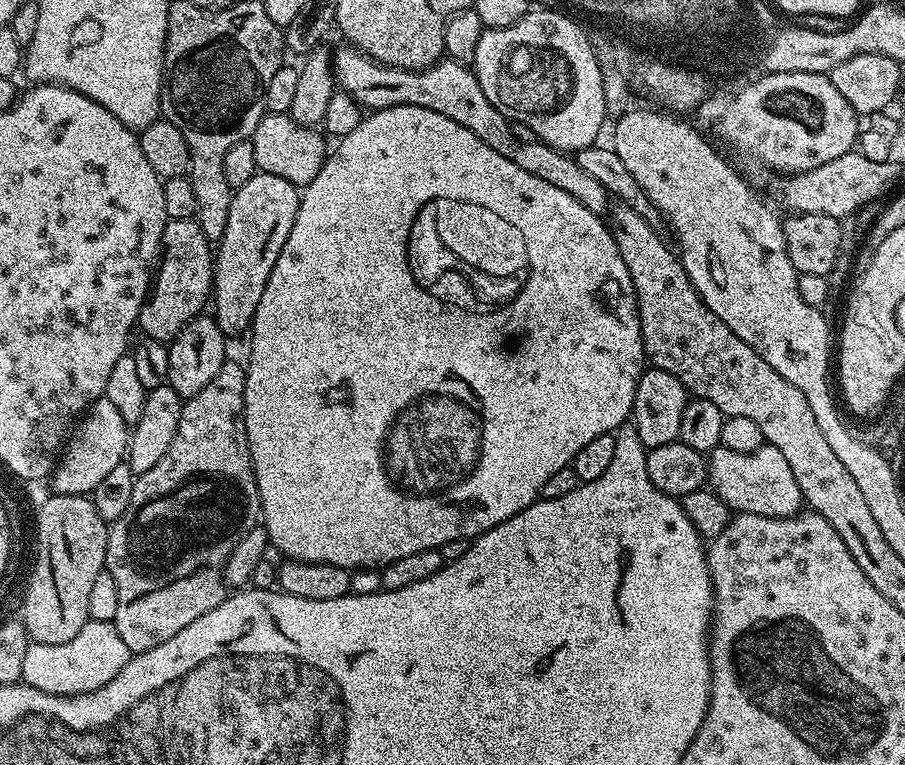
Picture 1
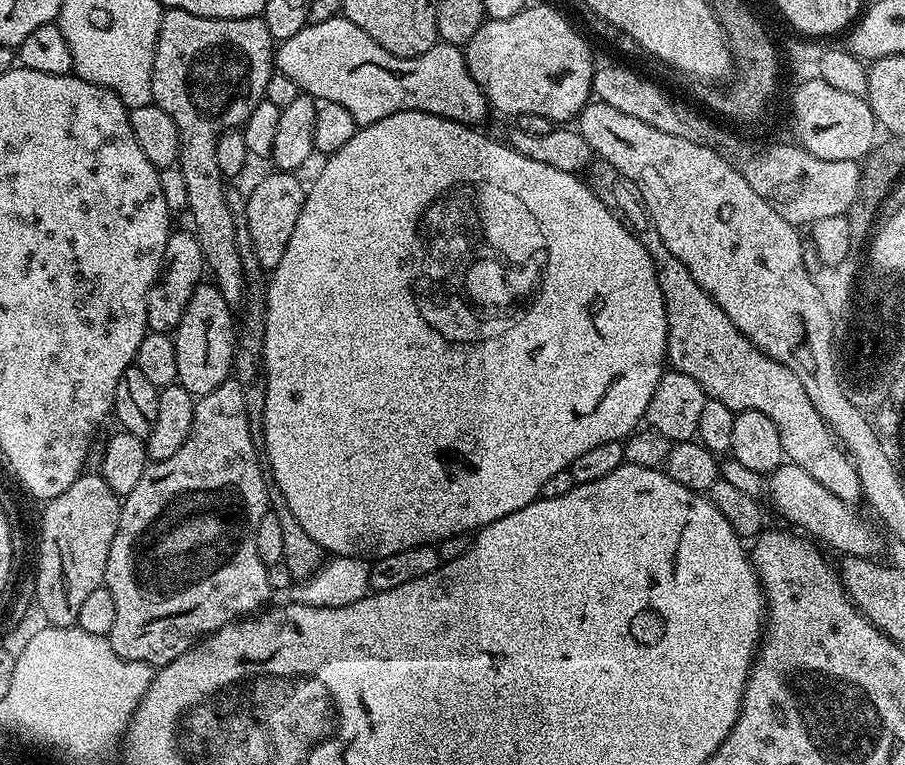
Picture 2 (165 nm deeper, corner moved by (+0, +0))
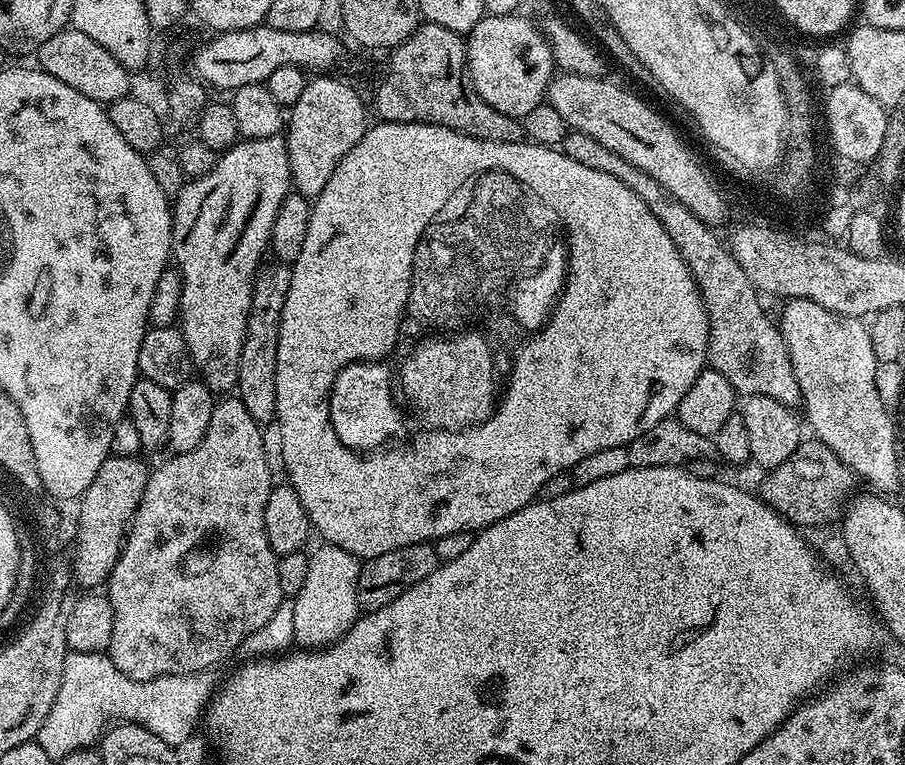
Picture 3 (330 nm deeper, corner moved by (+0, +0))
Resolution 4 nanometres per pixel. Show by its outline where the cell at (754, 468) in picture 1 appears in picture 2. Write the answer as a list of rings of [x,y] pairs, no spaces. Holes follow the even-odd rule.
[[[783,463],[775,472],[771,473],[766,484],[766,492],[772,495],[772,504],[789,520],[793,529],[807,534],[813,541],[830,547],[836,554],[845,556],[875,557],[880,548],[880,536],[856,513],[853,505],[842,502],[835,494],[830,494],[826,486],[814,482],[806,470],[796,464]]]

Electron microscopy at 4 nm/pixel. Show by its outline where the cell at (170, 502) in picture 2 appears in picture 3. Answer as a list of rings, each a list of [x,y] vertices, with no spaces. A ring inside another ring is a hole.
[[[225,395],[216,400],[214,414],[210,416],[210,427],[200,445],[189,452],[169,455],[169,460],[161,468],[153,467],[149,471],[142,502],[132,517],[124,547],[120,549],[114,570],[106,581],[106,595],[114,610],[114,634],[110,638],[107,655],[112,657],[114,666],[118,666],[126,678],[153,680],[159,676],[185,676],[191,672],[215,669],[215,664],[222,663],[235,648],[239,649],[244,639],[258,630],[258,626],[266,626],[266,622],[274,615],[274,610],[278,610],[278,606],[285,600],[284,591],[278,582],[278,557],[266,538],[266,498],[270,498],[274,479],[272,480],[272,468],[268,465],[268,452],[264,449],[264,436],[260,432],[263,432],[261,425],[250,418],[250,410],[242,406],[239,395]]]

